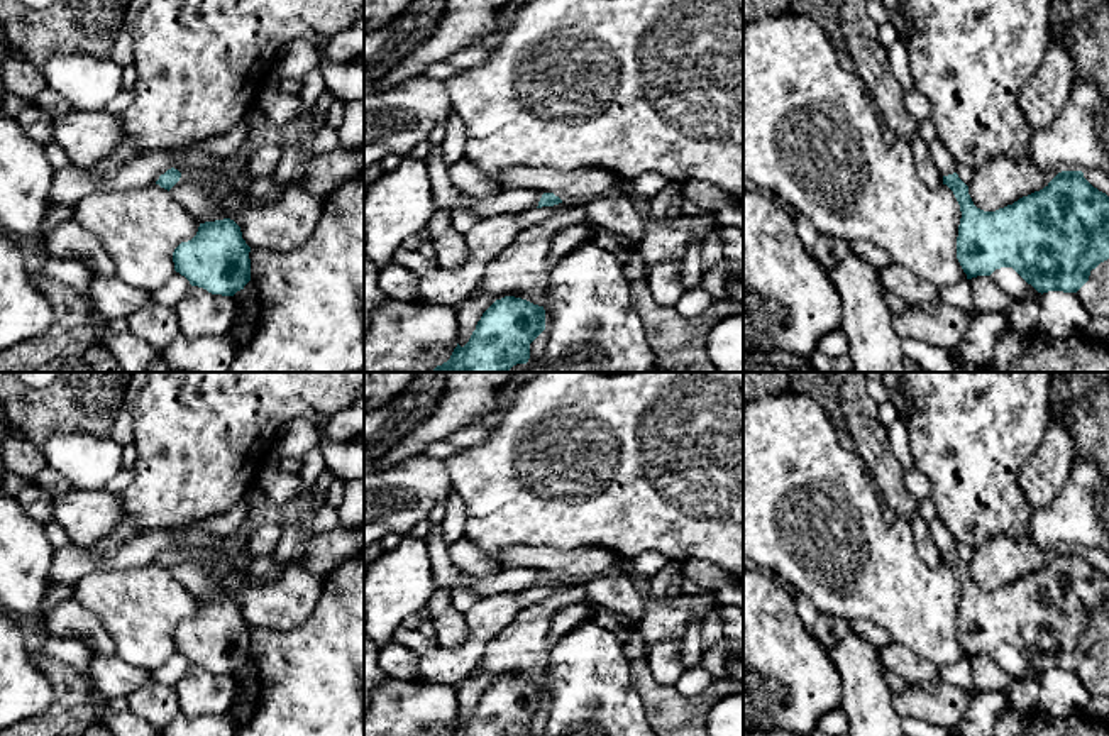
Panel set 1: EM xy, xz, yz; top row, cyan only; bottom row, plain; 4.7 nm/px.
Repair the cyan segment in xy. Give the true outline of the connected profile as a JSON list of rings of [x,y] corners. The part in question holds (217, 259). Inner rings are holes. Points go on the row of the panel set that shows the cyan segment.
[[[223,218],[200,223],[196,235],[174,249],[173,262],[191,286],[234,296],[251,281],[249,252],[240,227]]]

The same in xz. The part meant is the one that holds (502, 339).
[[[505,296],[481,316],[469,342],[432,372],[508,372],[530,359],[530,343],[545,330],[545,310],[527,299]]]

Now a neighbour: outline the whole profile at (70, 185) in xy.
[[[244,117],[227,134],[210,137],[190,147],[176,149],[174,152],[135,156],[119,169],[107,174],[78,169],[68,164],[66,168],[54,173],[49,188],[49,203],[74,208],[90,193],[130,189],[154,184],[161,174],[173,168],[178,157],[190,152],[212,152],[222,157],[229,157],[244,144],[249,130],[247,118]]]

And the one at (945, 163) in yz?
[[[935,139],[930,144],[930,151],[941,178],[955,173],[957,162],[953,156],[946,151],[946,146],[940,139]]]

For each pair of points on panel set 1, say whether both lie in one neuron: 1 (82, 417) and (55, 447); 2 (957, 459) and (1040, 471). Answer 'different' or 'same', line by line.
1: different
2: different

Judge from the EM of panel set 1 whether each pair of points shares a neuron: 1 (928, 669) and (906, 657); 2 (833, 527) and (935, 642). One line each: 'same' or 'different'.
1: same
2: same

